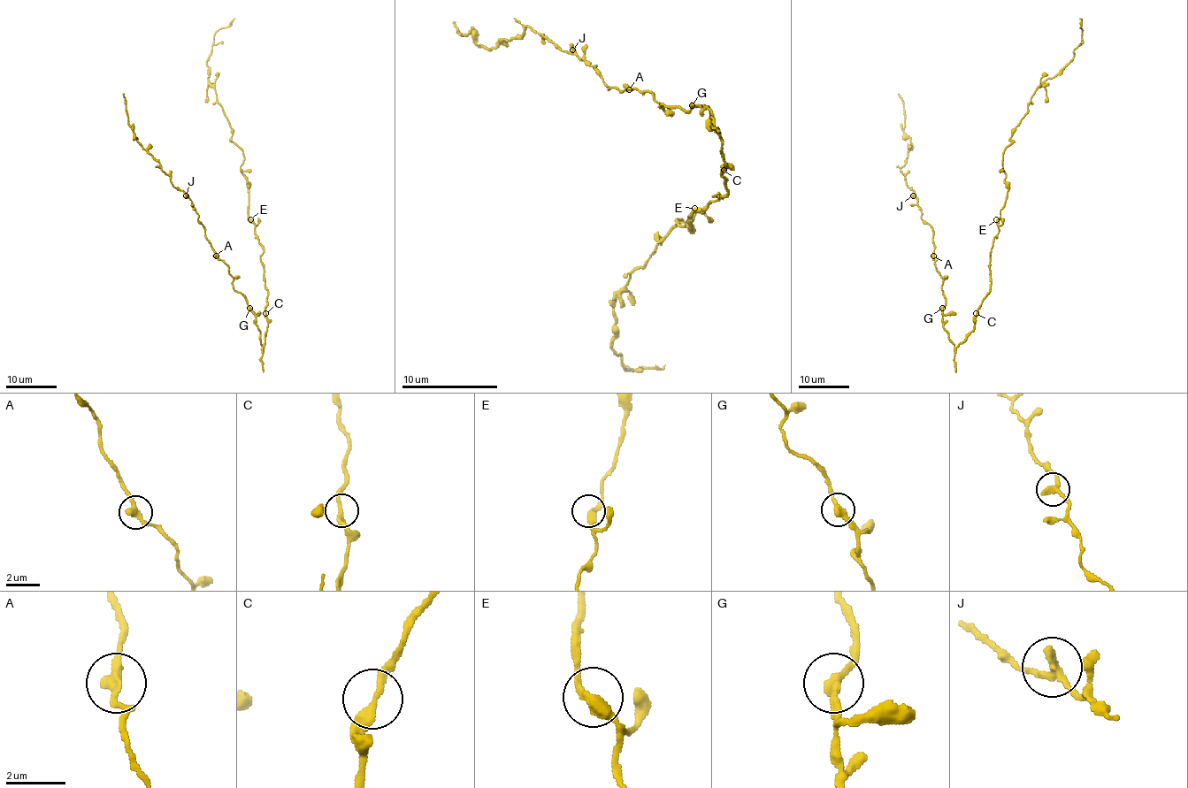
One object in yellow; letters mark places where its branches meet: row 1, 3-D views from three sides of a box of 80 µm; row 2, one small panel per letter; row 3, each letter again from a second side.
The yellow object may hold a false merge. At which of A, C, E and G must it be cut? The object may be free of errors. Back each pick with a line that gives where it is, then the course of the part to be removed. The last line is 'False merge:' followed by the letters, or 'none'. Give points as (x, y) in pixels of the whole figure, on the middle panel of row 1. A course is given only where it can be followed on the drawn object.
False merge: none

